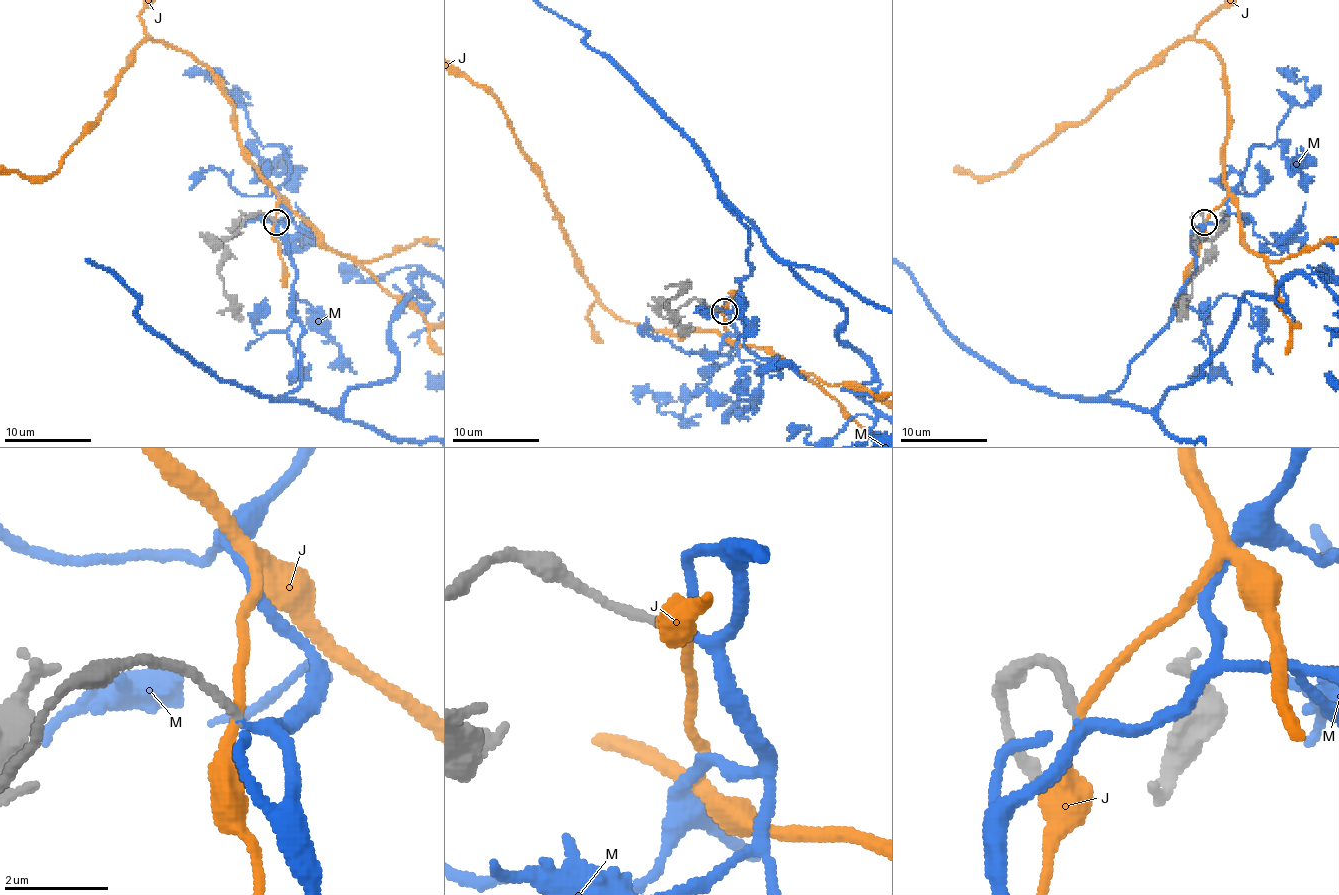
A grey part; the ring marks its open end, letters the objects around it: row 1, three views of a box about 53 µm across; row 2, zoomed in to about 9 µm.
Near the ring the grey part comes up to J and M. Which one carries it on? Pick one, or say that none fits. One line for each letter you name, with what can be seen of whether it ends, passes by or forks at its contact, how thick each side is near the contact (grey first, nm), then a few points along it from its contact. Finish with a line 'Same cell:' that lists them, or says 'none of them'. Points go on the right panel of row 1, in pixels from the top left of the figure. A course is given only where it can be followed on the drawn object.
M: it passes by | 170/180 nm
Same cell: M

